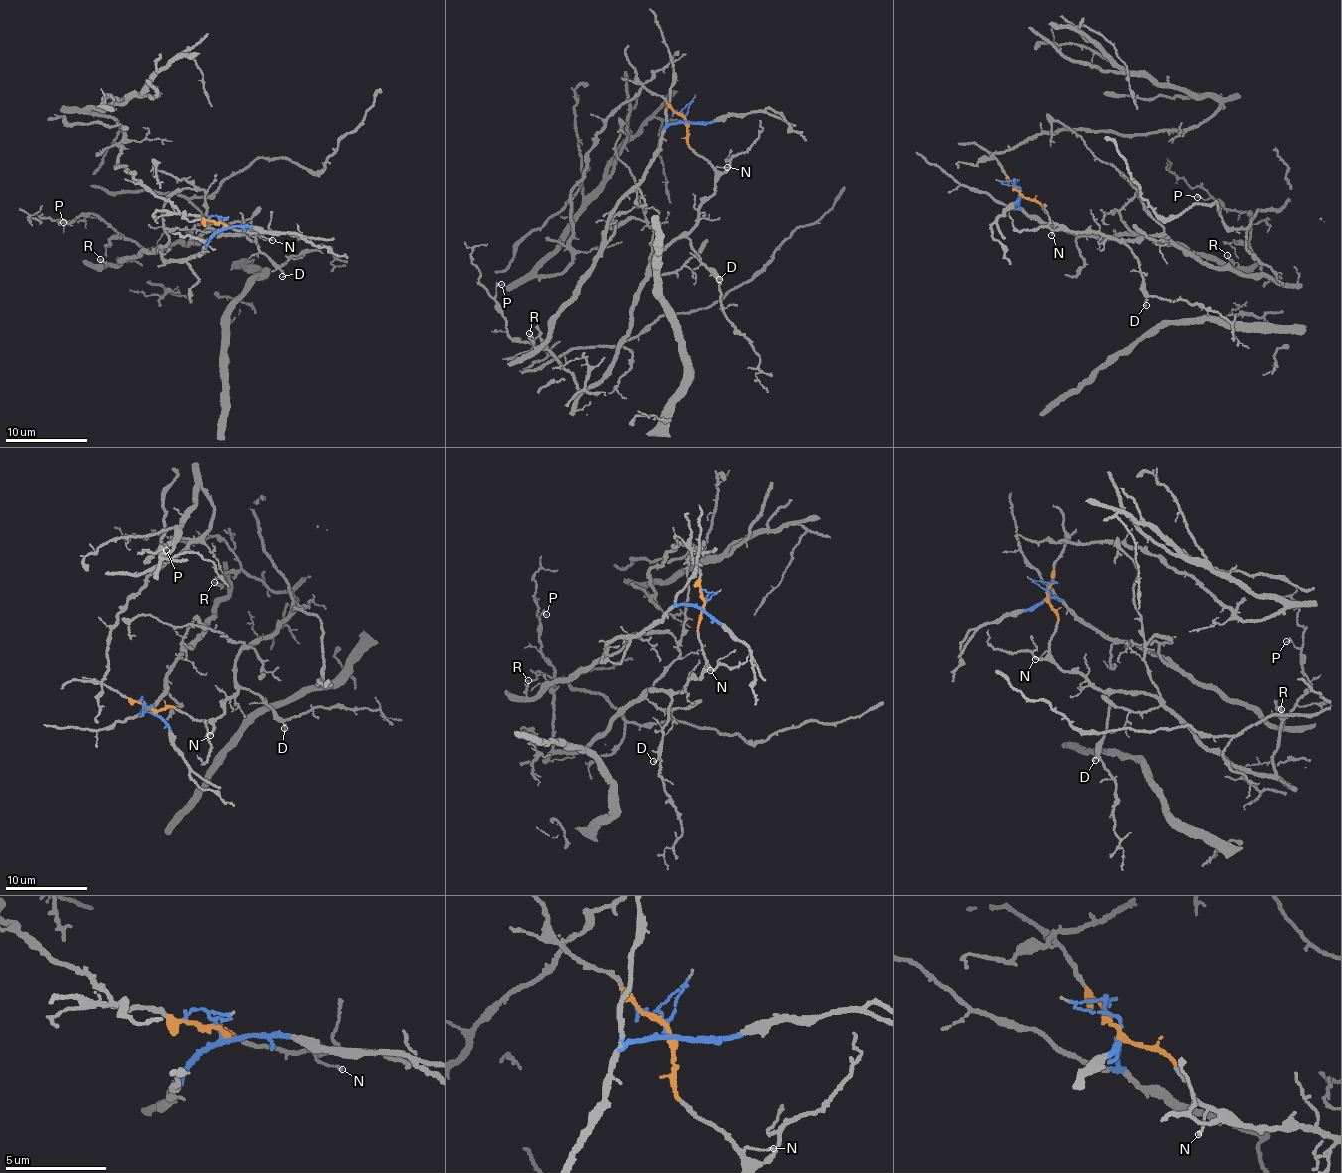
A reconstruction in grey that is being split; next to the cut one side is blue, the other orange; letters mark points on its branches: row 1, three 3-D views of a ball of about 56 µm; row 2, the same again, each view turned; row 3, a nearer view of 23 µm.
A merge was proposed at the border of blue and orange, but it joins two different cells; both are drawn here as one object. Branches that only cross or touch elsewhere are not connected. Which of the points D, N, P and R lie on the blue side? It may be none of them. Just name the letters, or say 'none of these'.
R

